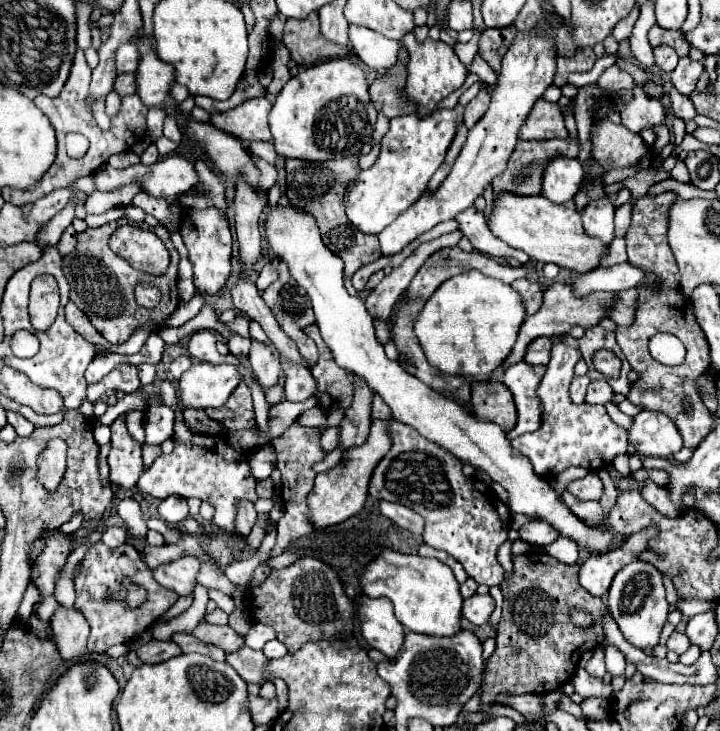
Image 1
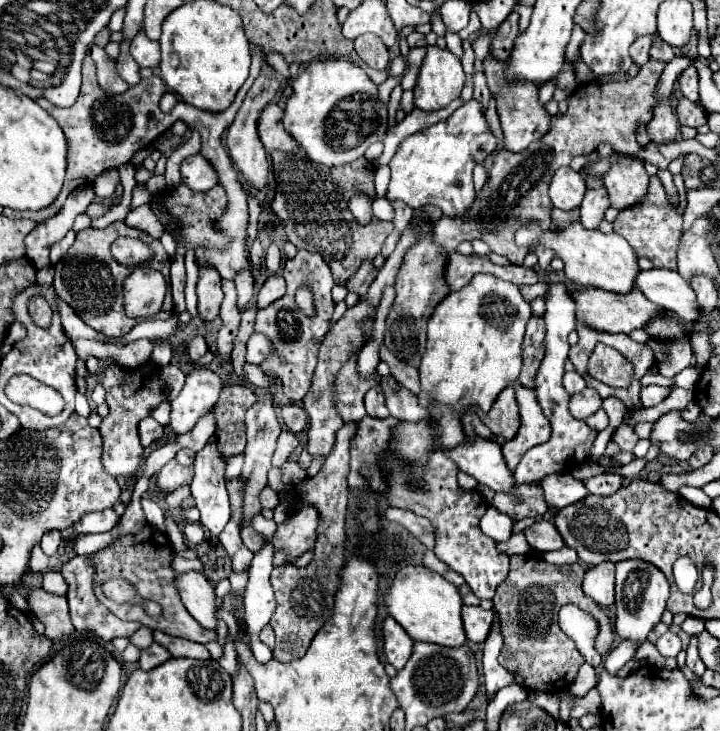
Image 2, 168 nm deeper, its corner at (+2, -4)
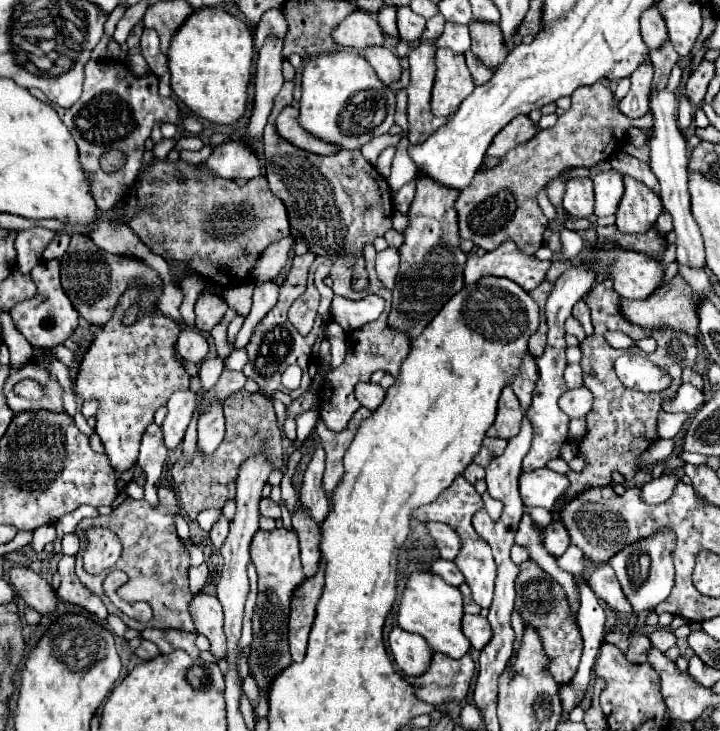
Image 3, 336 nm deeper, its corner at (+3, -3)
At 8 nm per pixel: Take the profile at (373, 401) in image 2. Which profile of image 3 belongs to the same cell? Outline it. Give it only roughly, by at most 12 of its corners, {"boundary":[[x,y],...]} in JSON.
{"boundary":[[356,384],[356,398],[370,412],[382,404],[384,388]]}

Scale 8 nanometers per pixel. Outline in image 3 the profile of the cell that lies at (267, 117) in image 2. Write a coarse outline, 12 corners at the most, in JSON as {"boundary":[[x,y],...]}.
{"boundary":[[286,106],[276,120],[284,140],[312,154],[340,150],[300,128],[298,108]]}

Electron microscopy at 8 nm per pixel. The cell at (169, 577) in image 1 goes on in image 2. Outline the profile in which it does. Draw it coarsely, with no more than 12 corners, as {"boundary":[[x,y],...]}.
{"boundary":[[199,571],[177,573],[187,611],[215,629],[215,591]]}

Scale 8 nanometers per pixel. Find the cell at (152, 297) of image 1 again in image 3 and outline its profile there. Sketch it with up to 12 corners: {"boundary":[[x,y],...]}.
{"boundary":[[130,288],[74,380],[118,472],[156,408],[190,386],[164,314],[120,322]]}

